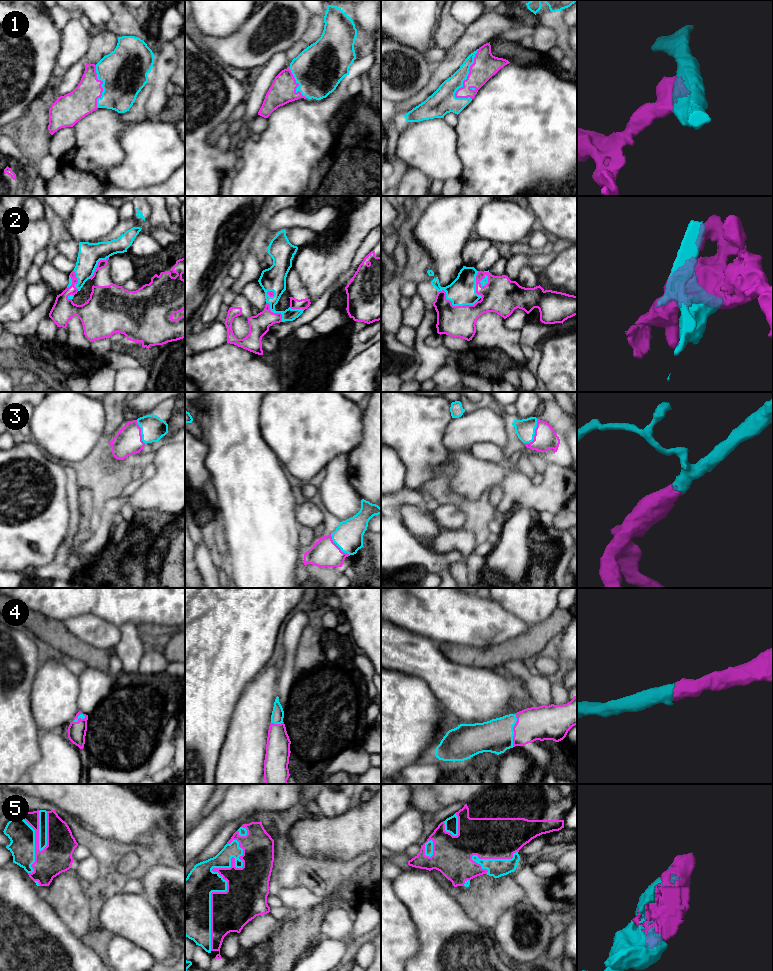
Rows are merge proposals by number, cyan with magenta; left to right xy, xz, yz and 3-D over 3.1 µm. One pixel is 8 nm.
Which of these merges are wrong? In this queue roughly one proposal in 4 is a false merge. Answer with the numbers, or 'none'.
none

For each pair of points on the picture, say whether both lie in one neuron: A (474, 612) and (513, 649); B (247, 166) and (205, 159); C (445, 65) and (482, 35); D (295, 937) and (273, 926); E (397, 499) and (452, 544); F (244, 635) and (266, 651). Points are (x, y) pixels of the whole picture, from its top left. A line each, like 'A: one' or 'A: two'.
A: two
B: two
C: one
D: two
E: two
F: one

